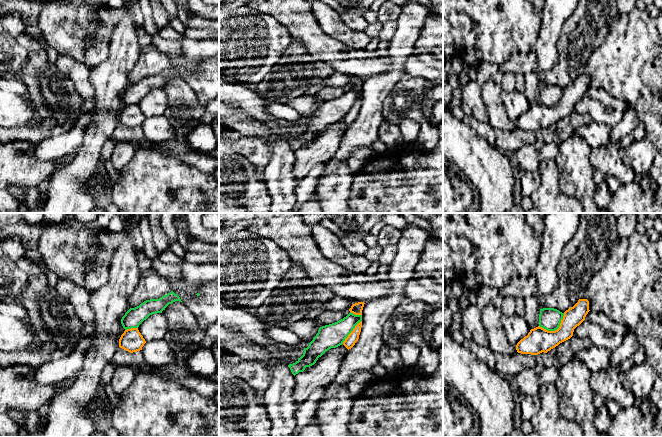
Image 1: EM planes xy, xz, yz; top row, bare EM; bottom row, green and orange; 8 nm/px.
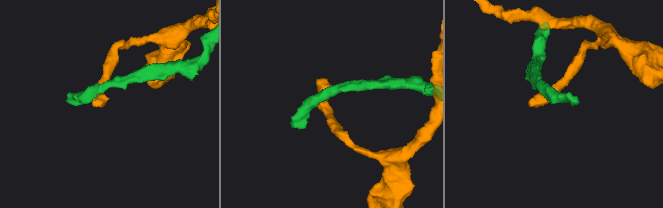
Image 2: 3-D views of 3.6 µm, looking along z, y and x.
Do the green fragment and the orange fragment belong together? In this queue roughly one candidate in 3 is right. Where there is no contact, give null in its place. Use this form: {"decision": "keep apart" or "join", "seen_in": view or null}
{"decision": "keep apart", "seen_in": "yz"}

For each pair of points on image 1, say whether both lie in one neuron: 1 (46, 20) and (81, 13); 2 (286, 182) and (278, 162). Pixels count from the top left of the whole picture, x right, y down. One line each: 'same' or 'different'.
1: same
2: same

